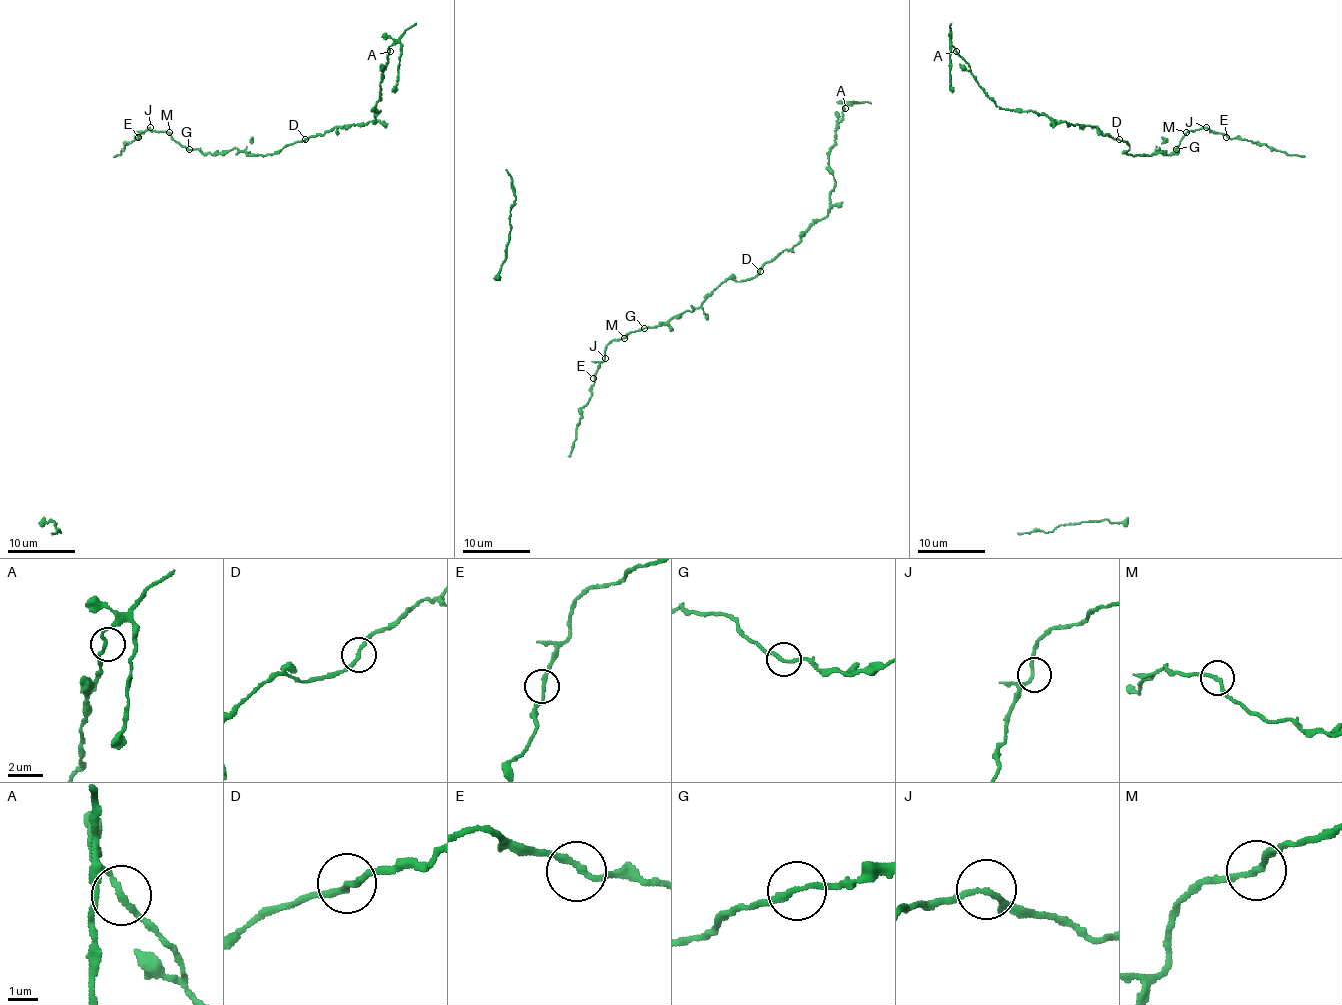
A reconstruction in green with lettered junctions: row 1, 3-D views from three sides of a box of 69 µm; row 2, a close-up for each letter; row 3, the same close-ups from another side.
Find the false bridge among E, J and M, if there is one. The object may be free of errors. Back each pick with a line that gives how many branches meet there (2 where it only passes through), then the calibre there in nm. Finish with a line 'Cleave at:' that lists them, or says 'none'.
Cleave at: none

